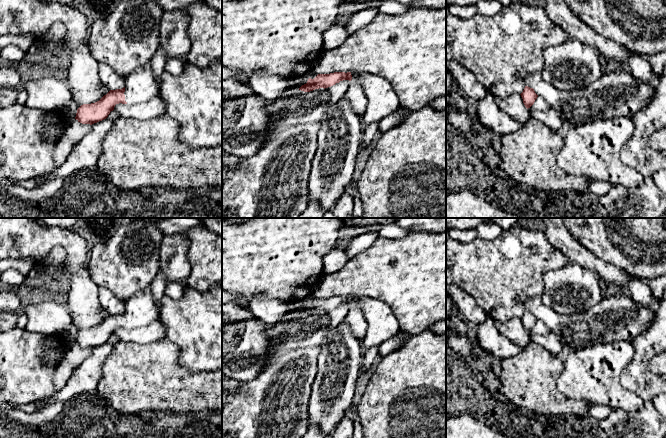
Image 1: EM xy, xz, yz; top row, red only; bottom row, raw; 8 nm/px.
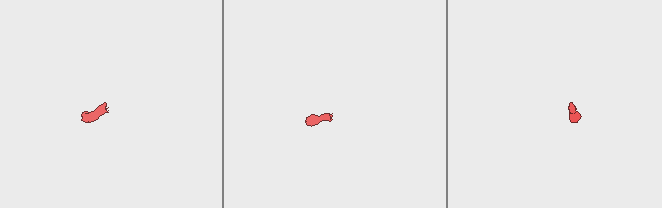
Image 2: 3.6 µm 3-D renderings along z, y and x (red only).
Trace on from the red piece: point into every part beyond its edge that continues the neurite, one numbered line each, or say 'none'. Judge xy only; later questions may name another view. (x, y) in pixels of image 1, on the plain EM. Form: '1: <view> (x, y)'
1: xy (140, 310)

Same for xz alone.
1: xz (355, 318)

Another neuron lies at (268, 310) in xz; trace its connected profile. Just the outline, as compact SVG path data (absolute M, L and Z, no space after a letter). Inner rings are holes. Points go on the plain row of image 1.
M256 295L252 298L249 308L254 317L265 323L278 323L282 316L291 311L292 303Z

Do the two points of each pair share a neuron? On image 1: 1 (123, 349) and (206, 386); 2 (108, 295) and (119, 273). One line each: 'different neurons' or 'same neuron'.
1: same neuron
2: different neurons

